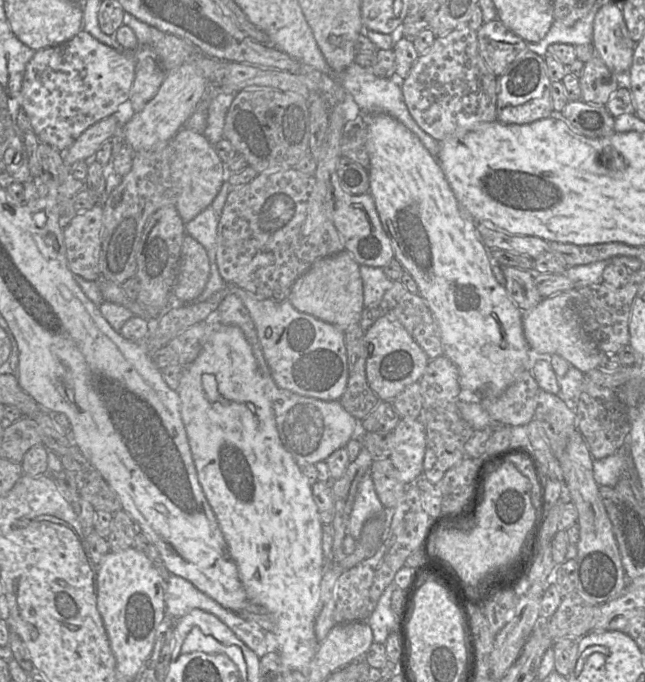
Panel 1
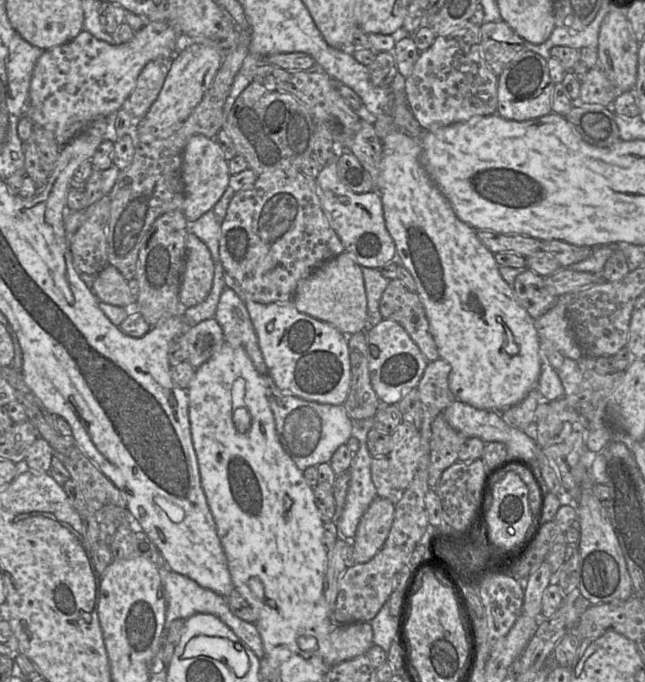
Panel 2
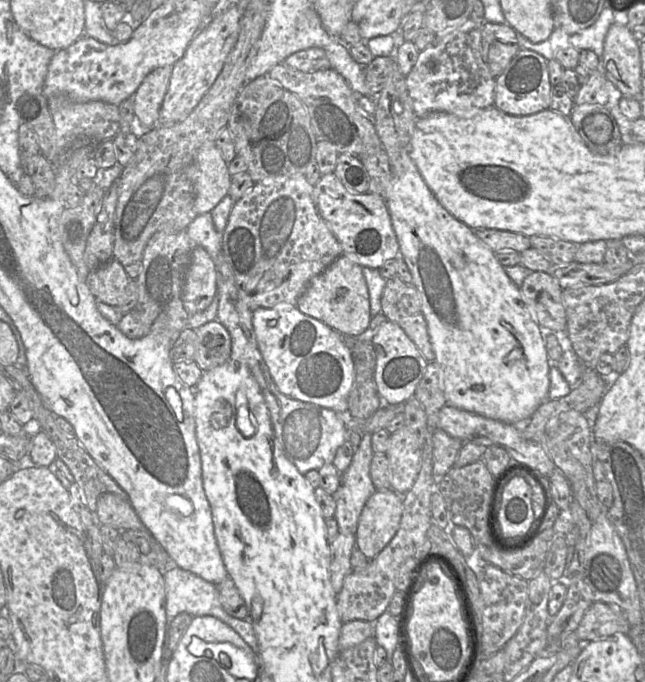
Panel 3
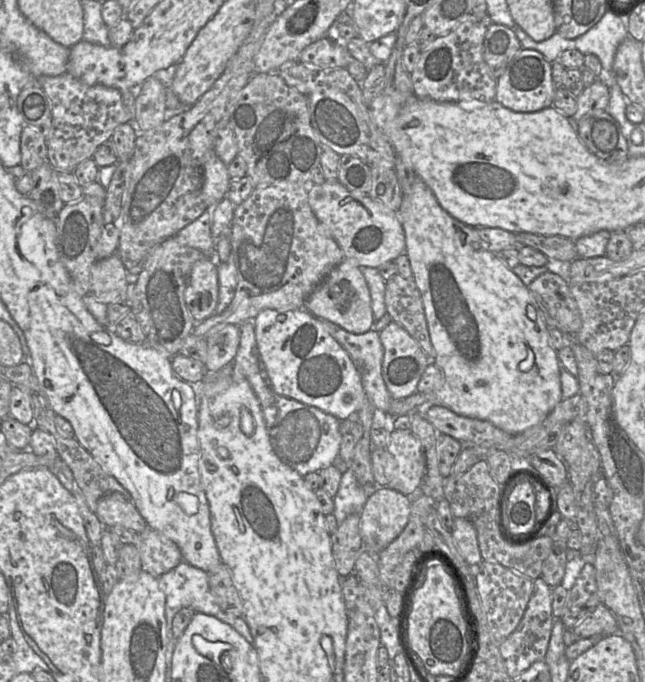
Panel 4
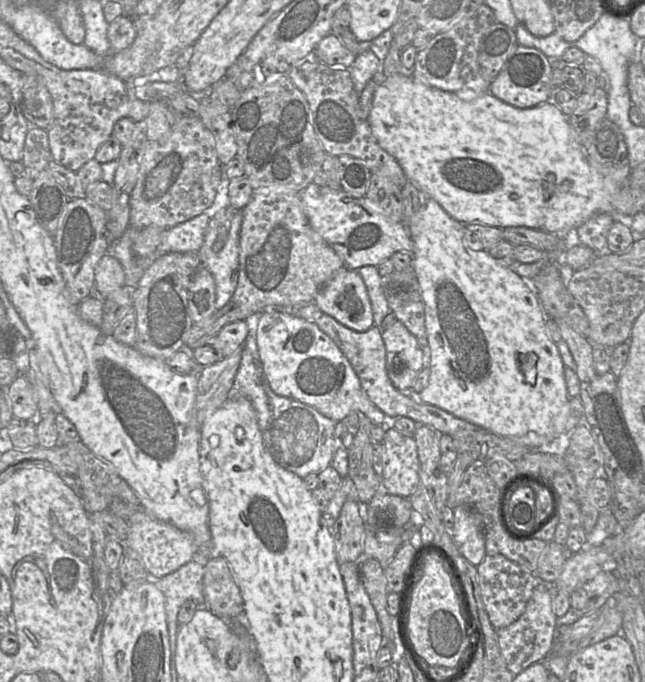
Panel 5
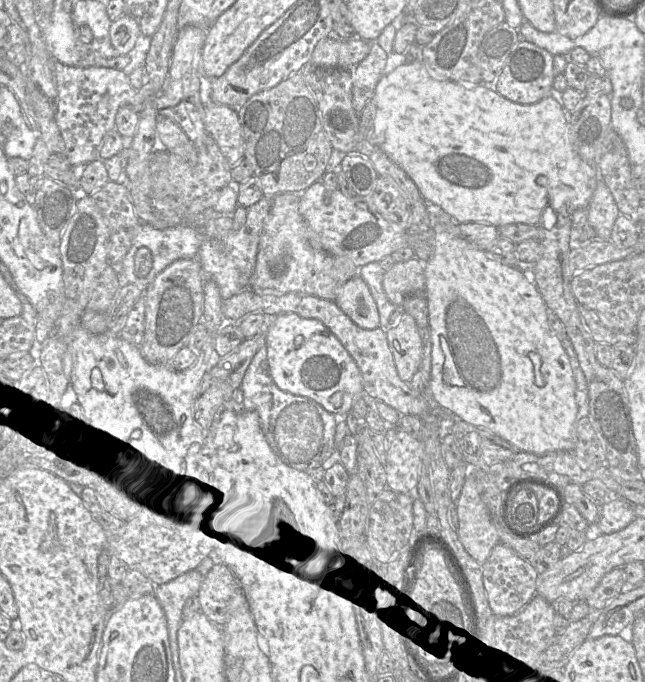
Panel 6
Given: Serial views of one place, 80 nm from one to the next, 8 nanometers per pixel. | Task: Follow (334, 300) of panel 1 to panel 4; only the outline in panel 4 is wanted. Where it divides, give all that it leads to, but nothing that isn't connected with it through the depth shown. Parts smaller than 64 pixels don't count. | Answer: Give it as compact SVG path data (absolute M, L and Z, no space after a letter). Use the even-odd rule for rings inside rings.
M344 258L310 293L303 309L316 318L334 323L350 333L363 334L371 330L371 297L360 268L355 259Z

